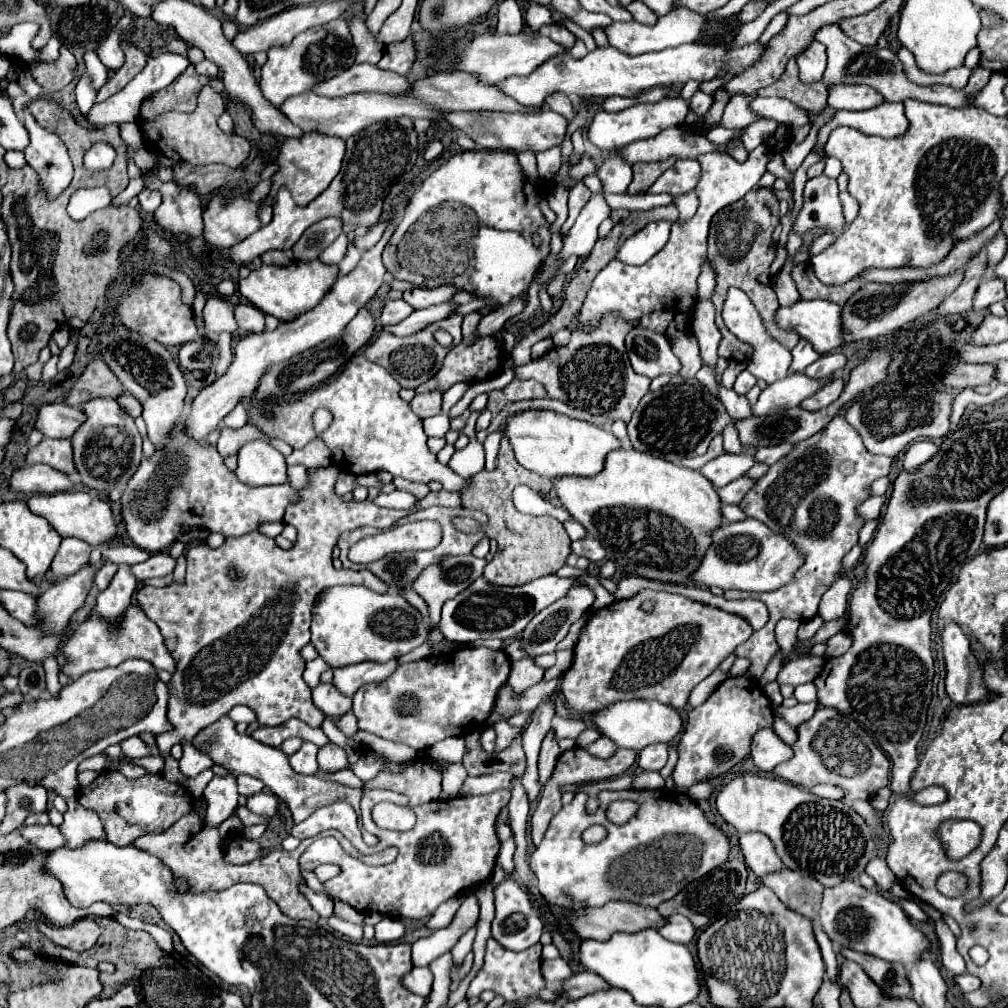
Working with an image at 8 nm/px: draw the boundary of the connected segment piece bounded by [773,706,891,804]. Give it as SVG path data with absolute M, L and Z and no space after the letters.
M821 706L811 720L797 728L797 732L799 738L791 746L795 756L773 770L779 778L803 788L811 788L815 784L839 786L845 794L843 802L847 804L853 804L855 800L869 800L877 790L889 784L891 764L885 752L853 718Z

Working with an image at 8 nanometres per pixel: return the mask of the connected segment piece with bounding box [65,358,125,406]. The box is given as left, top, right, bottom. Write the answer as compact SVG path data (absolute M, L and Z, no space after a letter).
M95 358L87 364L75 386L65 396L65 404L69 406L83 406L91 398L115 398L119 392L125 392L115 374L103 364L101 358Z

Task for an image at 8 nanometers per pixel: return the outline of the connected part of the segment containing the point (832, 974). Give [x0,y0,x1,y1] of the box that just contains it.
[813,922,839,982]

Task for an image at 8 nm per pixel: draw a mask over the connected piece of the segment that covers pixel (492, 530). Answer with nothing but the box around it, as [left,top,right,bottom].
[461,438,569,586]

